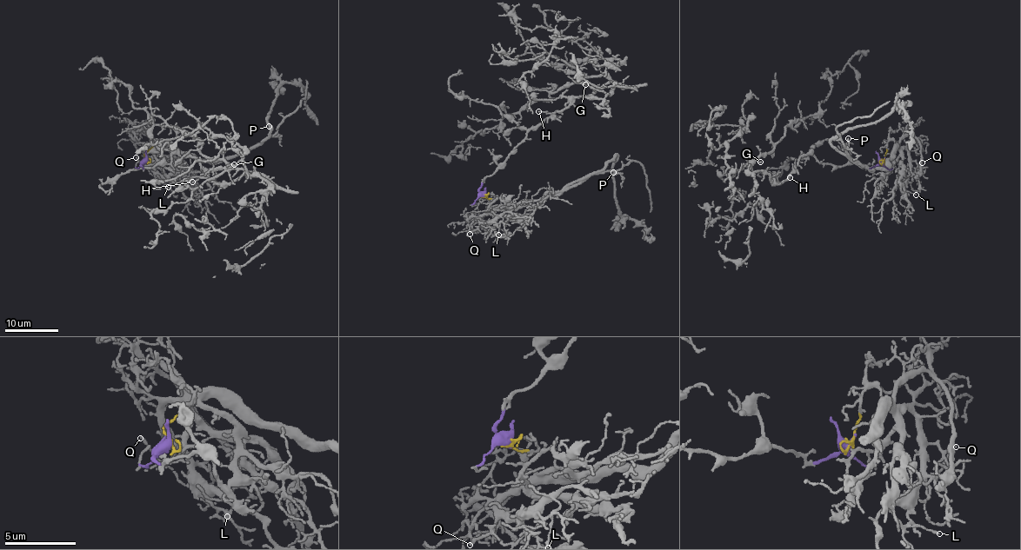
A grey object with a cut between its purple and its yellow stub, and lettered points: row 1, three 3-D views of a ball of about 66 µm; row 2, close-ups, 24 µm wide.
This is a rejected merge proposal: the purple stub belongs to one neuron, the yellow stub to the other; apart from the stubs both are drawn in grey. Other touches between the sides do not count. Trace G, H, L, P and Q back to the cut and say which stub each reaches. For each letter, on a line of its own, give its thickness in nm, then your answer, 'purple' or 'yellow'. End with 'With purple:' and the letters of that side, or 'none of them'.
G: 150 nm | purple
H: 120 nm | purple
L: 130 nm | yellow
P: 110 nm | yellow
Q: 170 nm | yellow
With purple: G, H

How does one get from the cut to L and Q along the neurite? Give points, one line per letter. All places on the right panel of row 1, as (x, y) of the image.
L: (883, 161), (890, 140), (907, 151), (909, 177), (906, 190), (917, 195)
Q: (883, 161), (887, 143), (892, 140), (897, 146), (907, 151), (907, 155), (917, 166), (917, 169), (923, 162)

